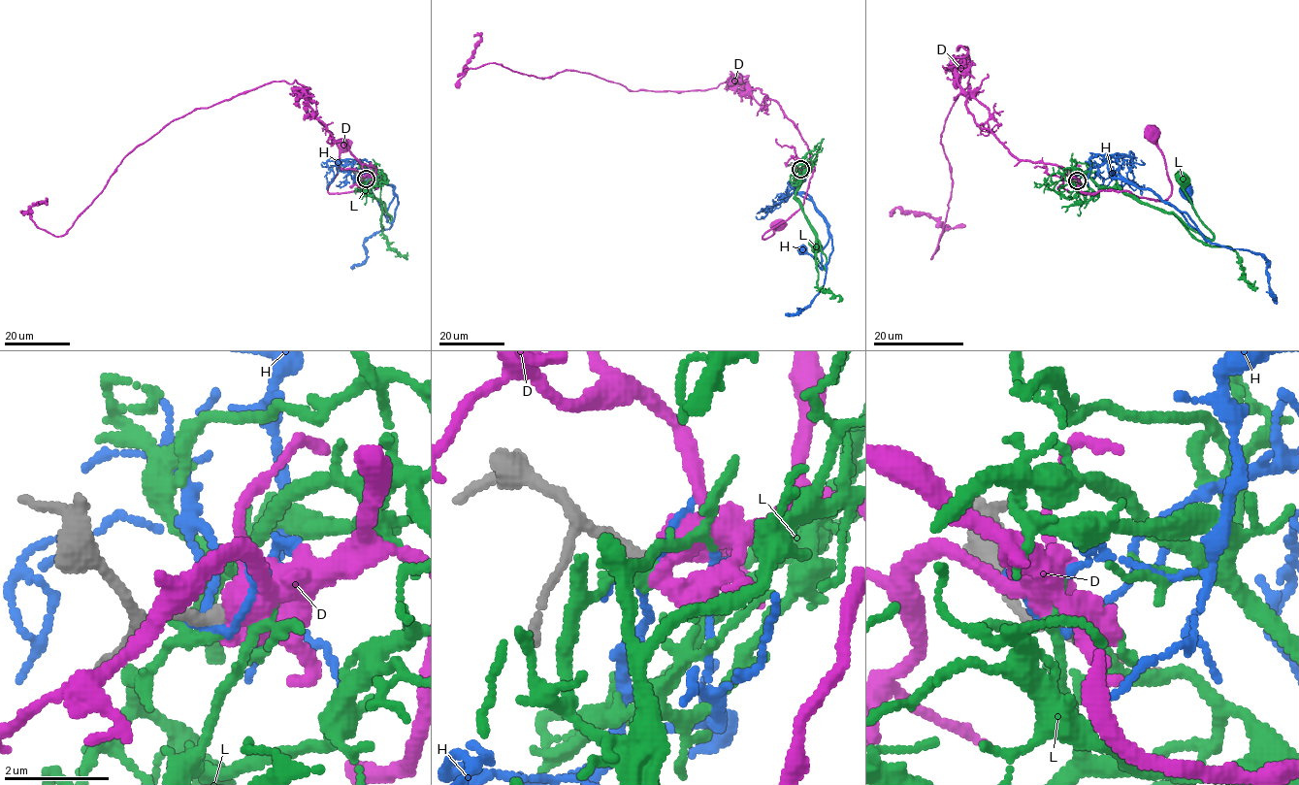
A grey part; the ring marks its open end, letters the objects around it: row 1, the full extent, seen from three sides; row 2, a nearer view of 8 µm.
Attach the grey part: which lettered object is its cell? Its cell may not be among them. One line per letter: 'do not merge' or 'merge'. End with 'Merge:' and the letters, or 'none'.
D: merge
H: do not merge
L: do not merge
Merge: D

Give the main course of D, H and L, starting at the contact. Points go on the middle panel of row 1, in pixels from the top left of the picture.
D: (800, 169), (814, 167), (803, 204), (763, 238), (771, 235), (778, 225)
H: (799, 169), (796, 191), (814, 204), (828, 228), (828, 242), (821, 253), (822, 268), (802, 250)
L: (800, 170), (795, 173), (797, 184), (795, 200), (826, 256), (825, 269), (816, 258), (815, 248), (808, 244)

